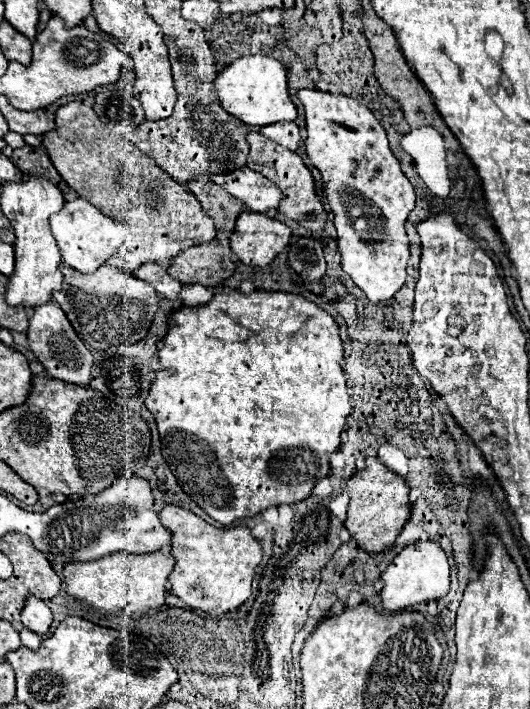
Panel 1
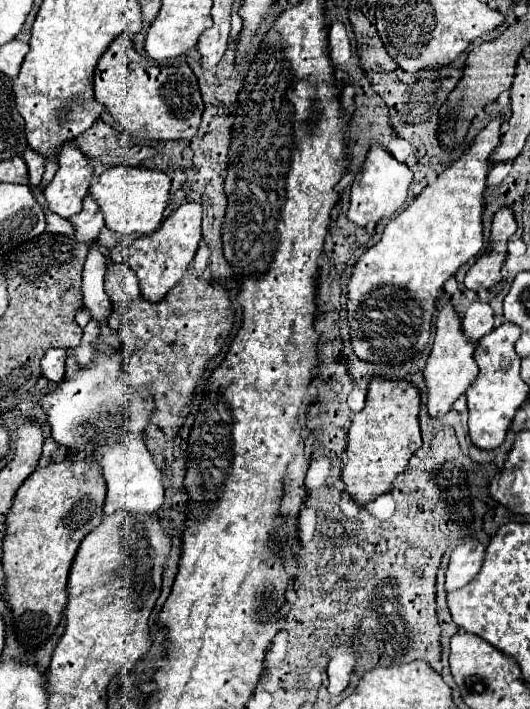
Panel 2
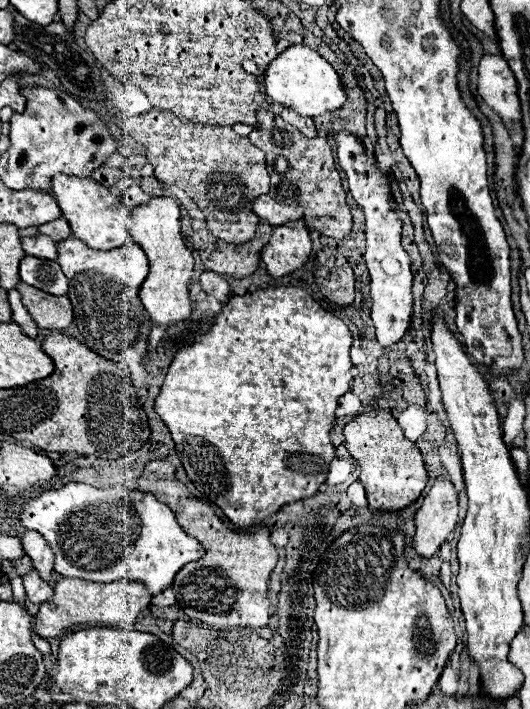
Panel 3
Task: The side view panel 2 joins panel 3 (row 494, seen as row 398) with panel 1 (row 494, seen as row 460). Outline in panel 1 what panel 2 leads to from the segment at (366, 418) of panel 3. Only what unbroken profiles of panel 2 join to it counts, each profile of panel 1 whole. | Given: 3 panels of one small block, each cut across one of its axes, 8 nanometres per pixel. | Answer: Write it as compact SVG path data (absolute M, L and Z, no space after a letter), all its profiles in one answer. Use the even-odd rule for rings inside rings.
M368 456L366 464L368 466L364 470L358 470L346 482L350 504L348 504L348 518L344 526L352 534L352 540L358 544L358 548L370 554L378 554L396 542L396 536L400 534L400 530L410 518L408 486L400 476L396 476L384 464L380 464L376 456Z

